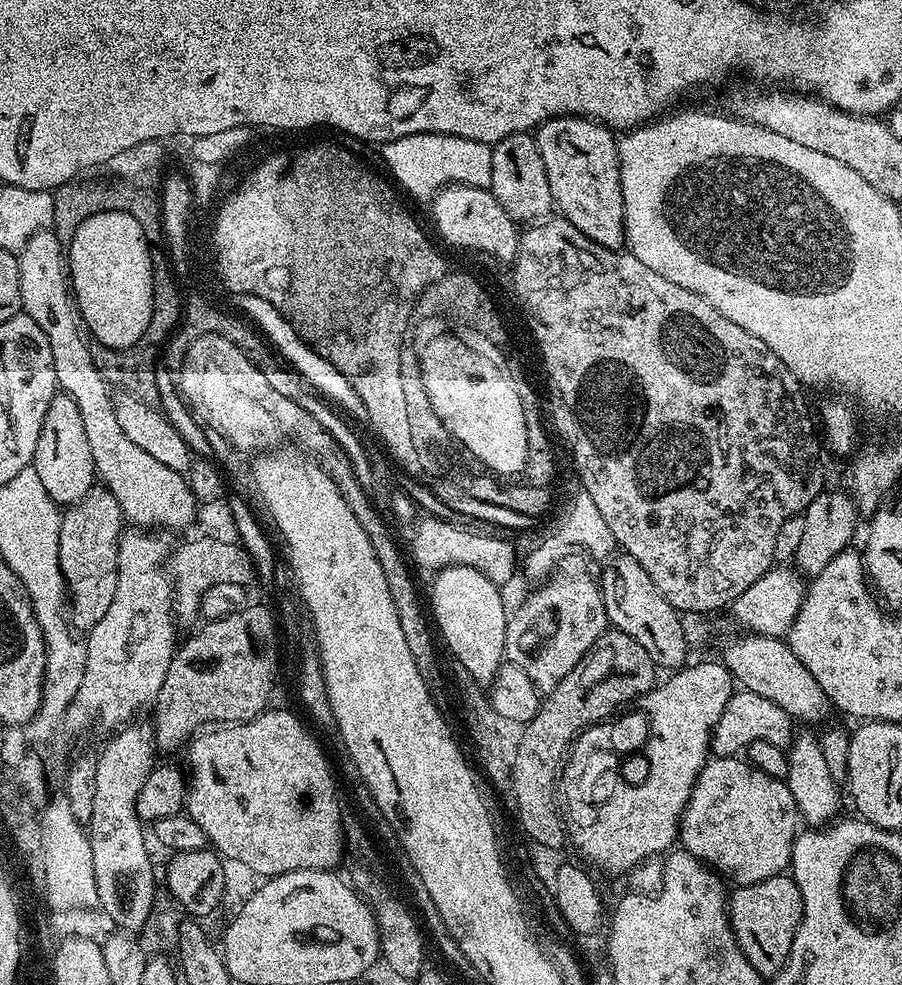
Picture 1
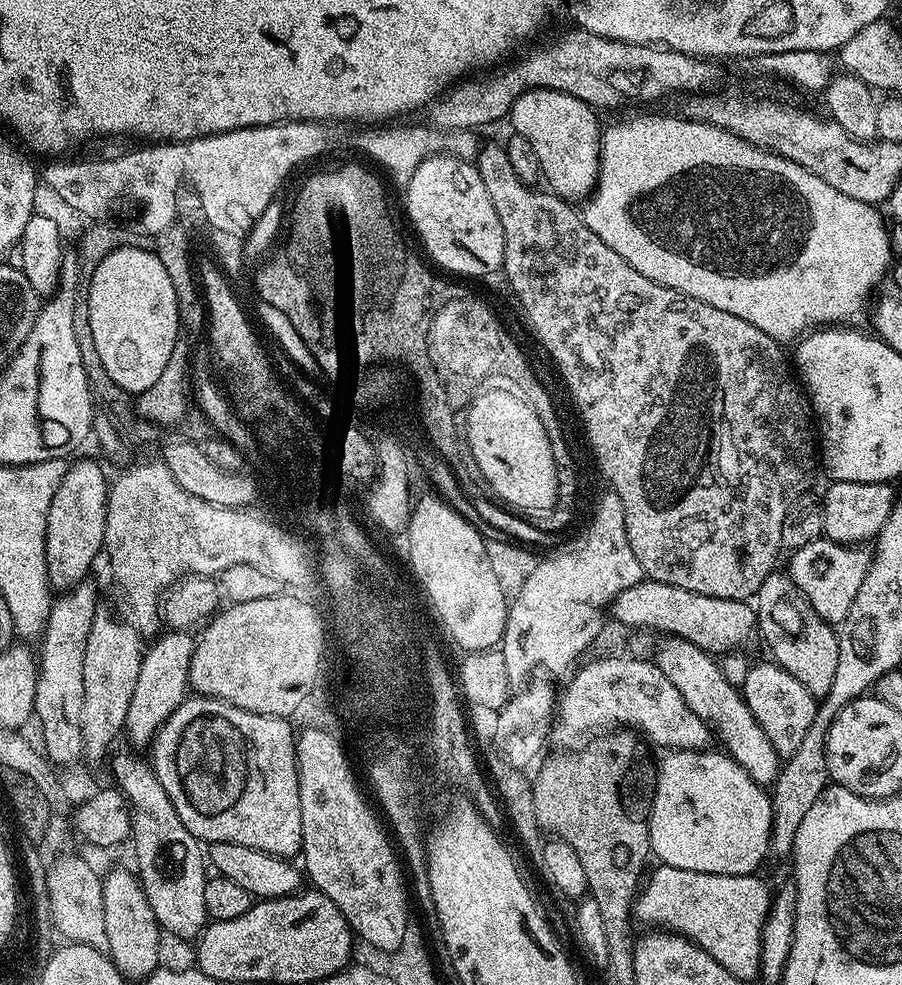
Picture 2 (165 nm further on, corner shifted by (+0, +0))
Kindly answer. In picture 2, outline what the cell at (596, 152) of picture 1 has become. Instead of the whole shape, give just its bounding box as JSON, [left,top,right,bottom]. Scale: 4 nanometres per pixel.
[510,88,602,202]

